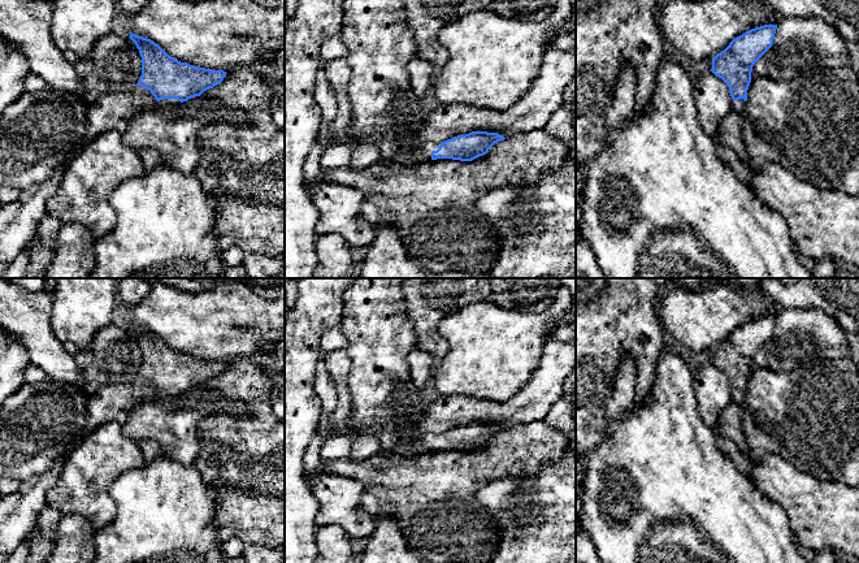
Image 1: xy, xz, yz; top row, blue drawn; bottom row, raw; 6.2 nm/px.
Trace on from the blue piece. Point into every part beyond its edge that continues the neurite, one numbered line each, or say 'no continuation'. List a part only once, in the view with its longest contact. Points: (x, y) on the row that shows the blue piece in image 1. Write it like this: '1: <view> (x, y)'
1: xy (164, 104)

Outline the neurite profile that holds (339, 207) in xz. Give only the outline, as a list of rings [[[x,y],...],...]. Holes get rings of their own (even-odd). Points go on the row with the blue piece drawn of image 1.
[[[329,181],[313,183],[308,190],[320,213],[317,234],[338,234],[350,247],[366,250],[374,229],[363,216],[363,192]]]

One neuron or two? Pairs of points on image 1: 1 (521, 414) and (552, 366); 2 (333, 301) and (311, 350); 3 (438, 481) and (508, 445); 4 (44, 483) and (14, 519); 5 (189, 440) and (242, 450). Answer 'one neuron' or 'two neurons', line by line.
1: one neuron
2: one neuron
3: one neuron
4: one neuron
5: two neurons

